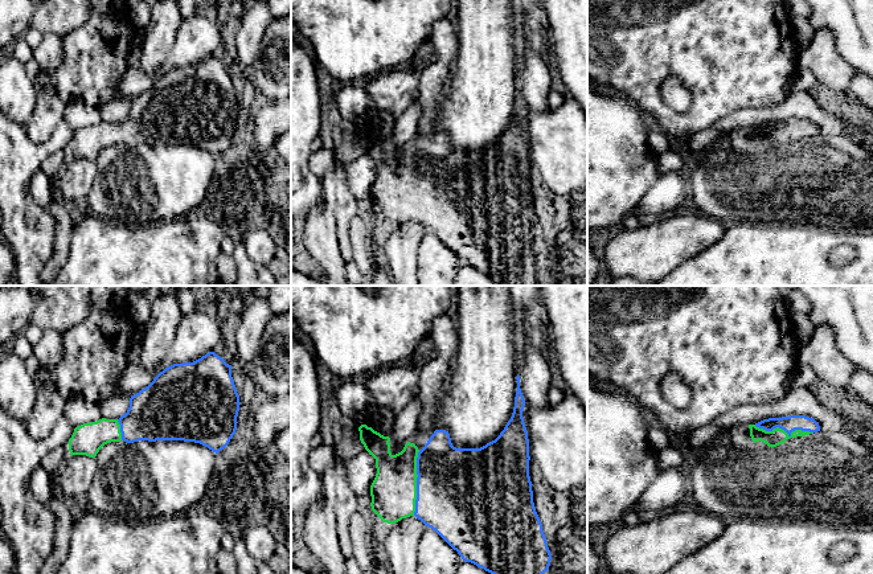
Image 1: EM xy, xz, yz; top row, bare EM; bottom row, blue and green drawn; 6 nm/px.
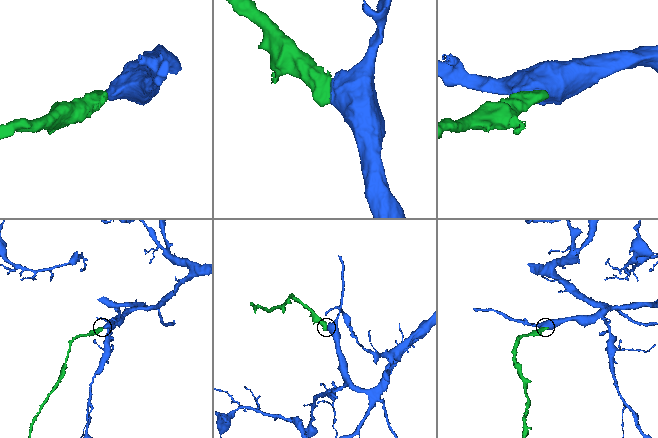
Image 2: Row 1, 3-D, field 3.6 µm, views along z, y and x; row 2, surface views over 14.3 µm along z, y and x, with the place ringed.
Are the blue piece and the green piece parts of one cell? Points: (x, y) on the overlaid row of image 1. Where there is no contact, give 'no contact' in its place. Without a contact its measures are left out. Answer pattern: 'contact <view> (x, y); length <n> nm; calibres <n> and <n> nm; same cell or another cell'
contact xz (417, 483); length 400 nm; calibres 500 and 280 nm; same cell

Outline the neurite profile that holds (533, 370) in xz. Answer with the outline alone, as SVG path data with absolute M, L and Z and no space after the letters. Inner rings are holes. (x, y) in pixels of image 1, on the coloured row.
M516 337L516 362L525 402L537 409L549 407L550 368L538 348Z

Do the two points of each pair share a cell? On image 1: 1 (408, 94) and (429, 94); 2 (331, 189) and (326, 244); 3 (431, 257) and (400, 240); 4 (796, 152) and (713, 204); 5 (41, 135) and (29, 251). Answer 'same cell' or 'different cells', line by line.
1: different cells
2: different cells
3: different cells
4: same cell
5: different cells

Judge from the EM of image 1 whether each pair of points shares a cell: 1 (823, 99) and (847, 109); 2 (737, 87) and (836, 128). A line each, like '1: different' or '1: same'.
1: same
2: different

